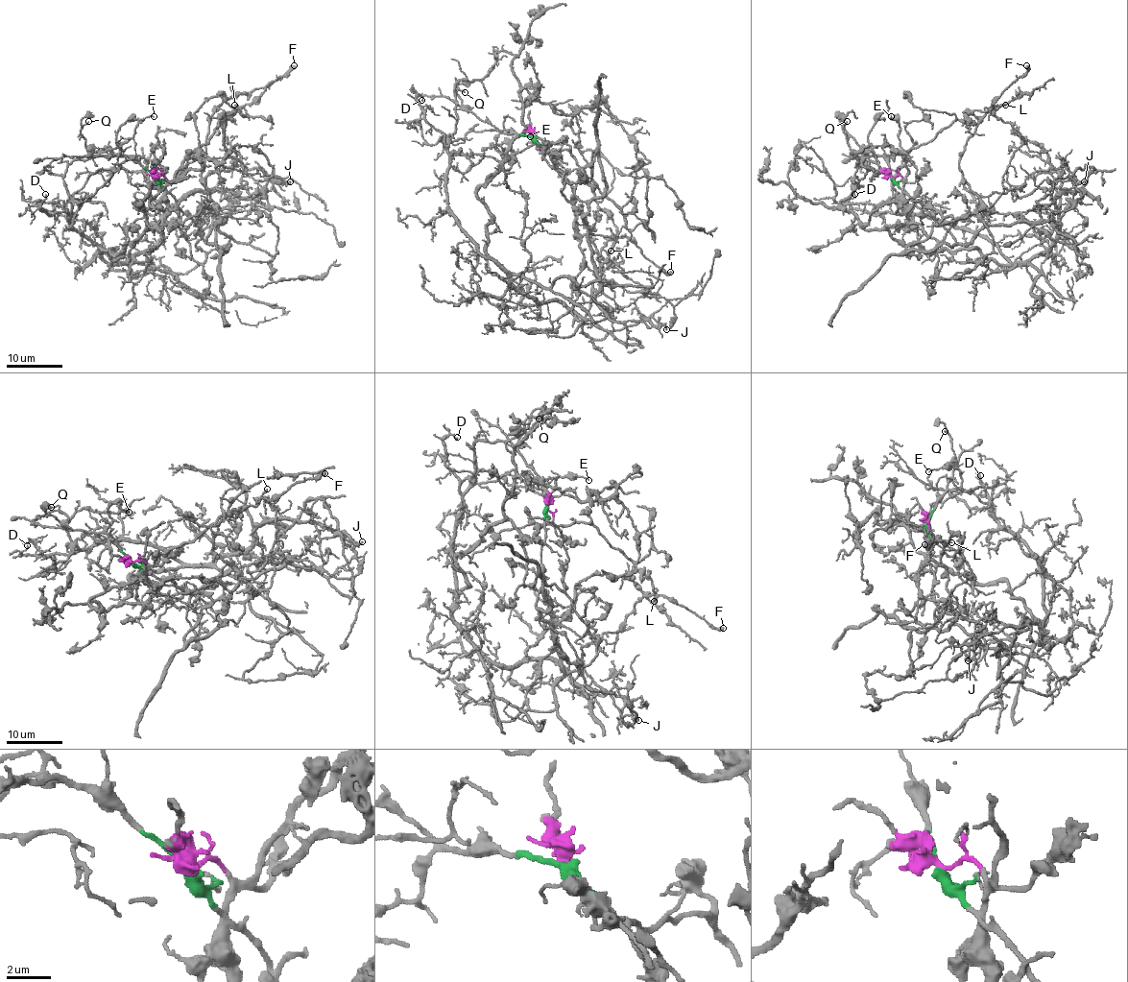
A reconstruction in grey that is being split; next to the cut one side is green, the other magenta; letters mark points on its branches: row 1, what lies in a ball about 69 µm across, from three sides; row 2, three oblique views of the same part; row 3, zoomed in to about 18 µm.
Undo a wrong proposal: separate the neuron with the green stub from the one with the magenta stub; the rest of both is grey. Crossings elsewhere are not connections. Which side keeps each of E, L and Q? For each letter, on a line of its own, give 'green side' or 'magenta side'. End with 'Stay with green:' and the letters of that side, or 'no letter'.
E: green side
L: magenta side
Q: green side
Stay with green: E, Q

